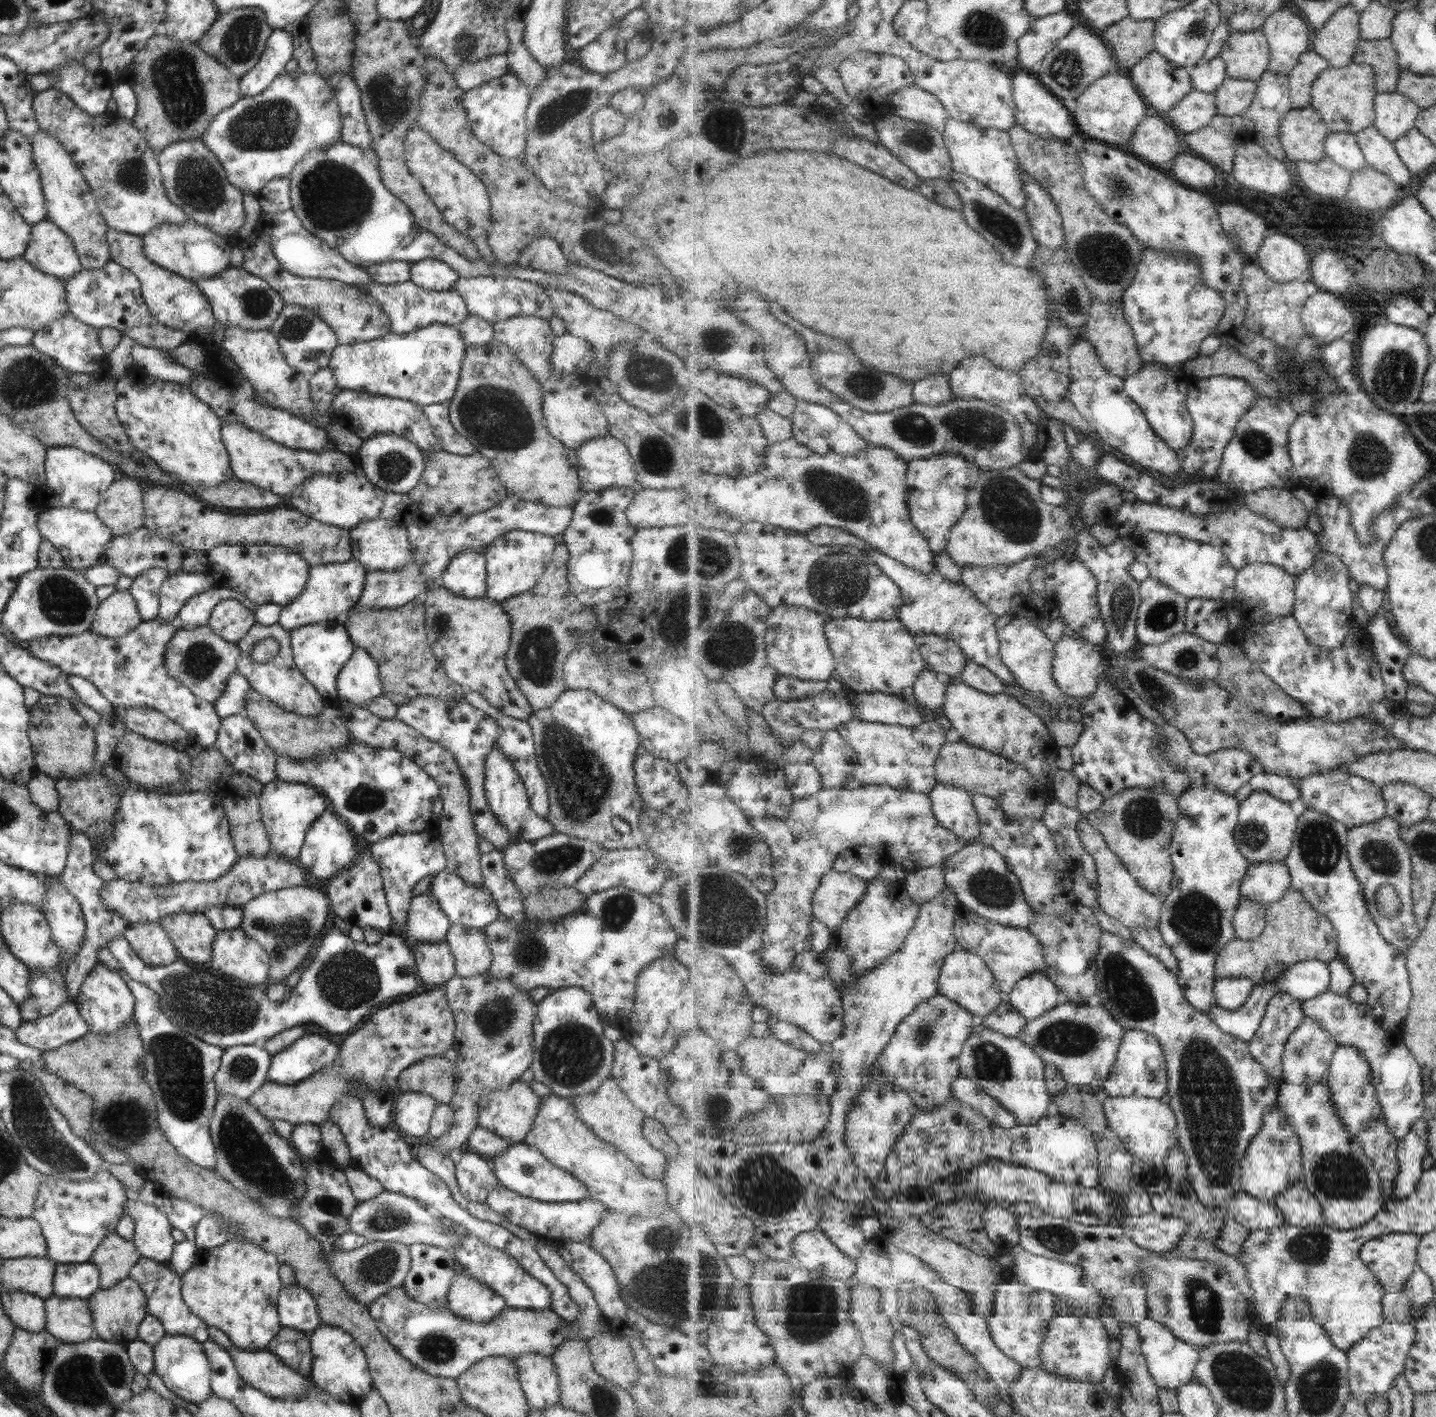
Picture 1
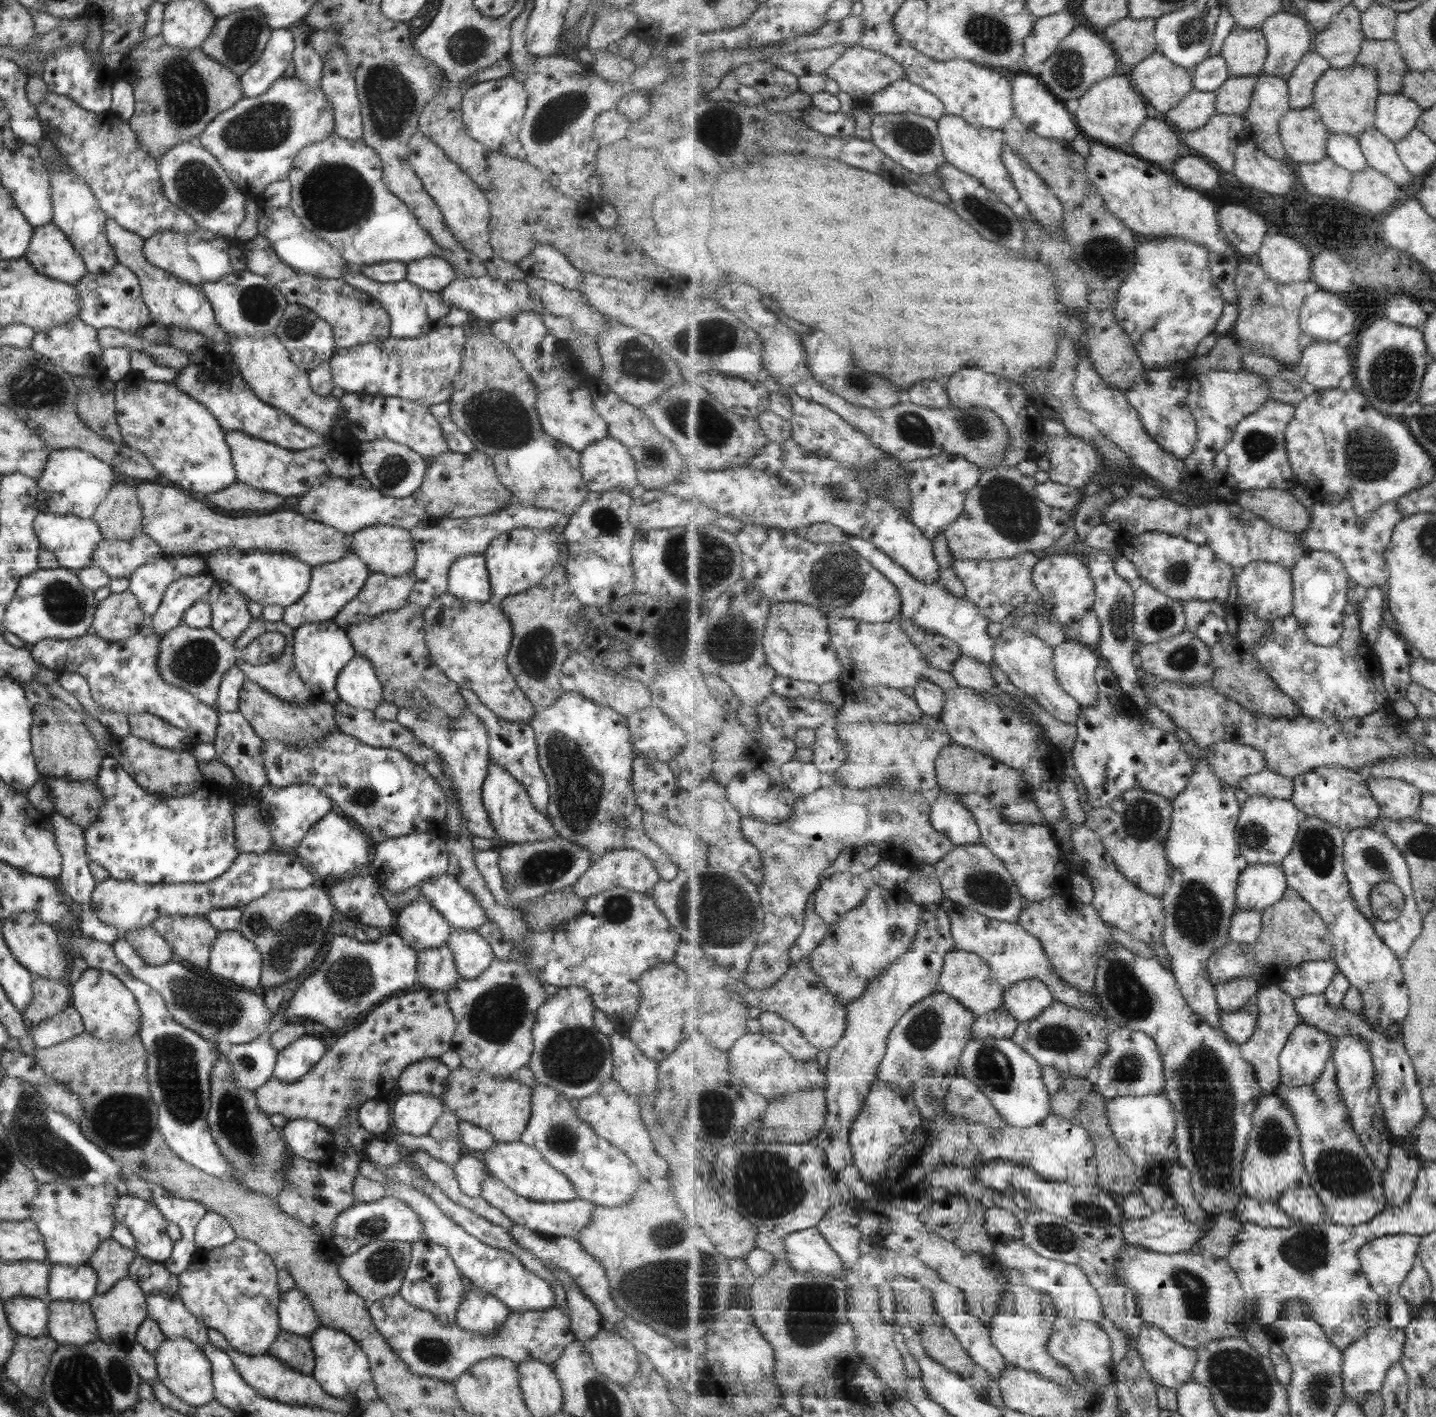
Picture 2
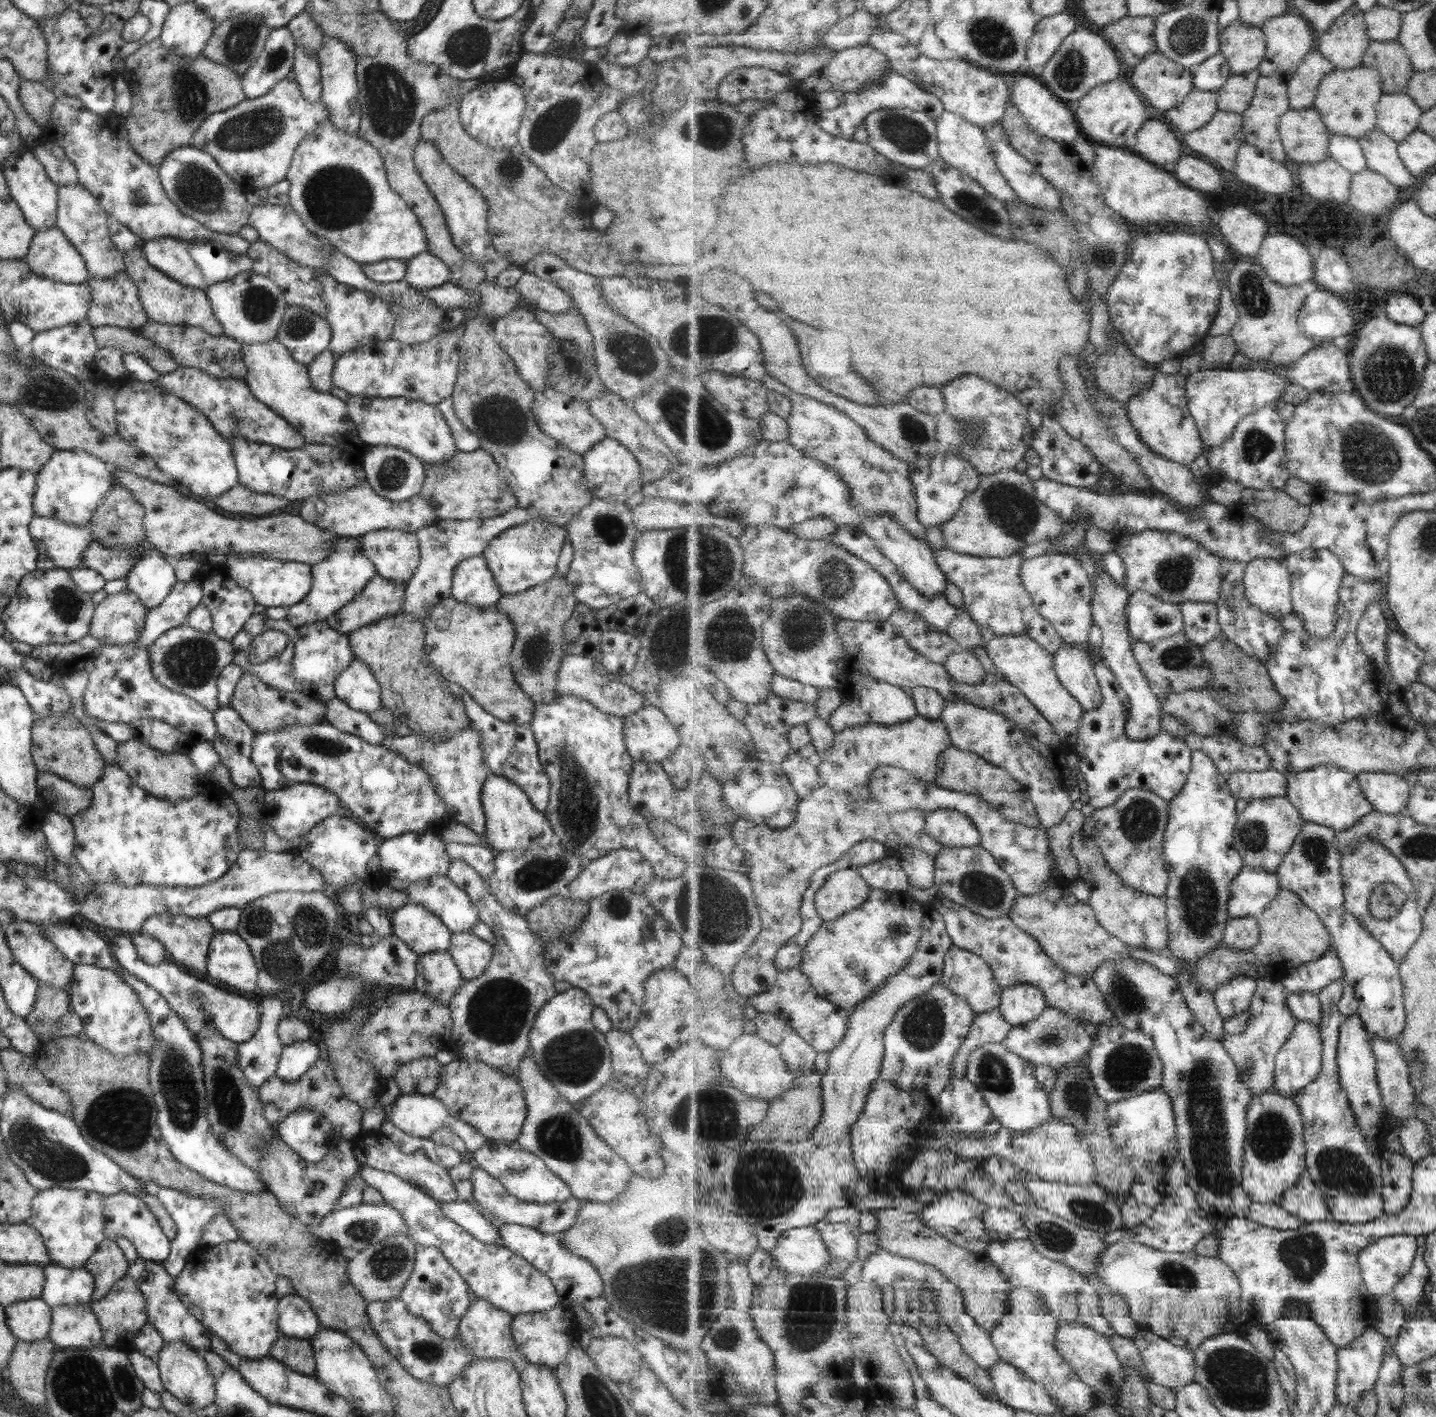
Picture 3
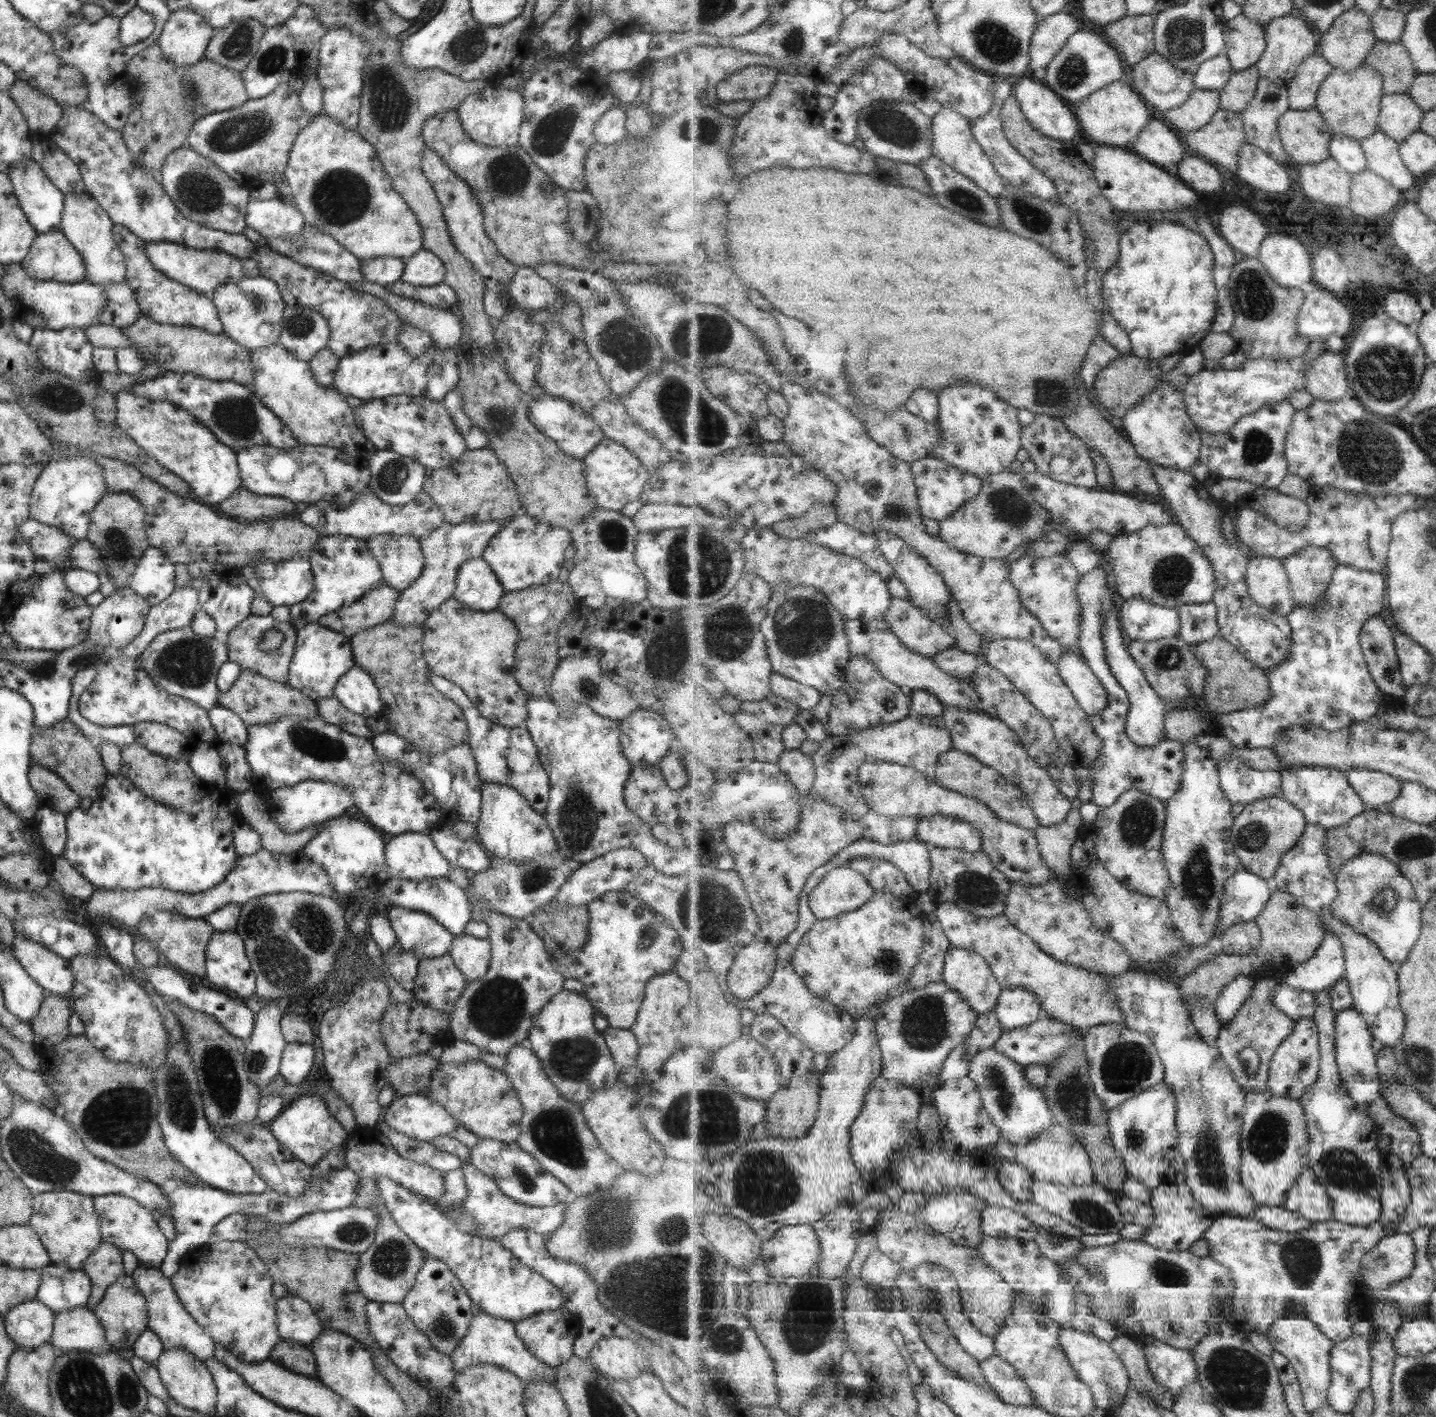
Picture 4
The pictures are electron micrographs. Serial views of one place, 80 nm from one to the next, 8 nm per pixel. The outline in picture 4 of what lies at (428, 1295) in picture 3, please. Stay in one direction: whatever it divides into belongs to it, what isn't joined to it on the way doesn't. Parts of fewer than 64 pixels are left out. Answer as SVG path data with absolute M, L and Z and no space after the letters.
M423 1252L423 1265L417 1271L412 1289L405 1295L401 1305L407 1318L441 1354L450 1354L457 1348L475 1313L471 1299L457 1278L443 1262L425 1252Z

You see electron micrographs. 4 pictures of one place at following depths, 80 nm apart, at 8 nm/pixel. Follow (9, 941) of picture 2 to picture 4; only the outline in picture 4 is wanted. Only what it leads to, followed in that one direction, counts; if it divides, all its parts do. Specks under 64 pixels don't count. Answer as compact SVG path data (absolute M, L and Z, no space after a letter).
M14 934L11 948L15 960L46 992L69 998L73 977L69 963L48 948L35 944L24 934Z

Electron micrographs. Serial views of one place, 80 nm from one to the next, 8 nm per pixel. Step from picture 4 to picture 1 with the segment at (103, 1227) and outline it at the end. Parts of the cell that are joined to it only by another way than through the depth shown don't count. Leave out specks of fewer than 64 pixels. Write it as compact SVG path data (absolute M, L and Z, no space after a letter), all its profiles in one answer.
M127 1198L122 1214L134 1222L133 1247L140 1257L165 1264L176 1244L171 1237L172 1227L166 1216L154 1204Z

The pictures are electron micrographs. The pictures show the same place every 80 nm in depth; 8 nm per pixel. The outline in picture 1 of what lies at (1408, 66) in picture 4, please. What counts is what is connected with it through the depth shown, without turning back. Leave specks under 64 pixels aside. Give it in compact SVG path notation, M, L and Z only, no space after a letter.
M1362 39L1354 62L1367 63L1374 68L1378 92L1395 92L1399 84L1402 68L1399 62L1398 50L1390 39Z

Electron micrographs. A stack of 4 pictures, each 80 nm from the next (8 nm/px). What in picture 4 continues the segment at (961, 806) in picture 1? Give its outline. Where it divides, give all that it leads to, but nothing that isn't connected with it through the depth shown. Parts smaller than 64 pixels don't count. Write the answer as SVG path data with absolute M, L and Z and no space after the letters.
M943 815L922 819L918 840L929 846L962 848L967 852L981 851L984 844L982 834L974 825Z

